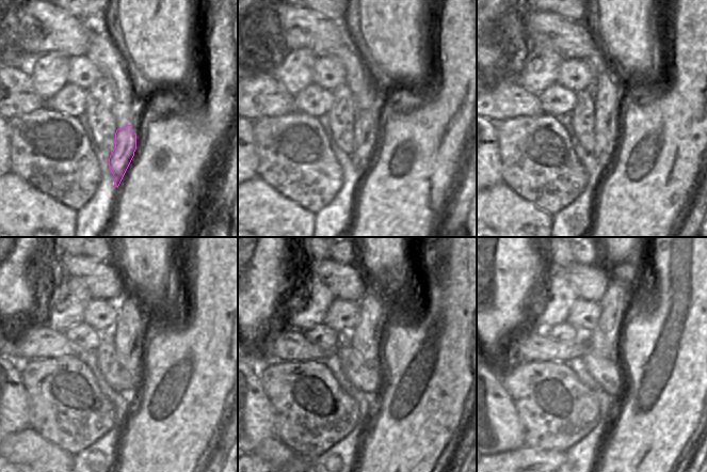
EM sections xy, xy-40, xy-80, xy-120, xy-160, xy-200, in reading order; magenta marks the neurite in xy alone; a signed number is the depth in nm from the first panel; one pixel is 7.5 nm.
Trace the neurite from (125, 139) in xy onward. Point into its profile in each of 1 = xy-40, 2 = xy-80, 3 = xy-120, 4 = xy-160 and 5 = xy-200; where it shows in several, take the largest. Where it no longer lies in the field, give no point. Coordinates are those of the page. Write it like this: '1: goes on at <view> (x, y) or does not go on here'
1: goes on at xy-40 (366, 122)
2: goes on at xy-80 (607, 92)
3: goes on at xy-120 (129, 330)
4: goes on at xy-160 (367, 336)
5: goes on at xy-200 (606, 337)

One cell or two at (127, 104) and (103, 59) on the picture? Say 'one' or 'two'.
one

